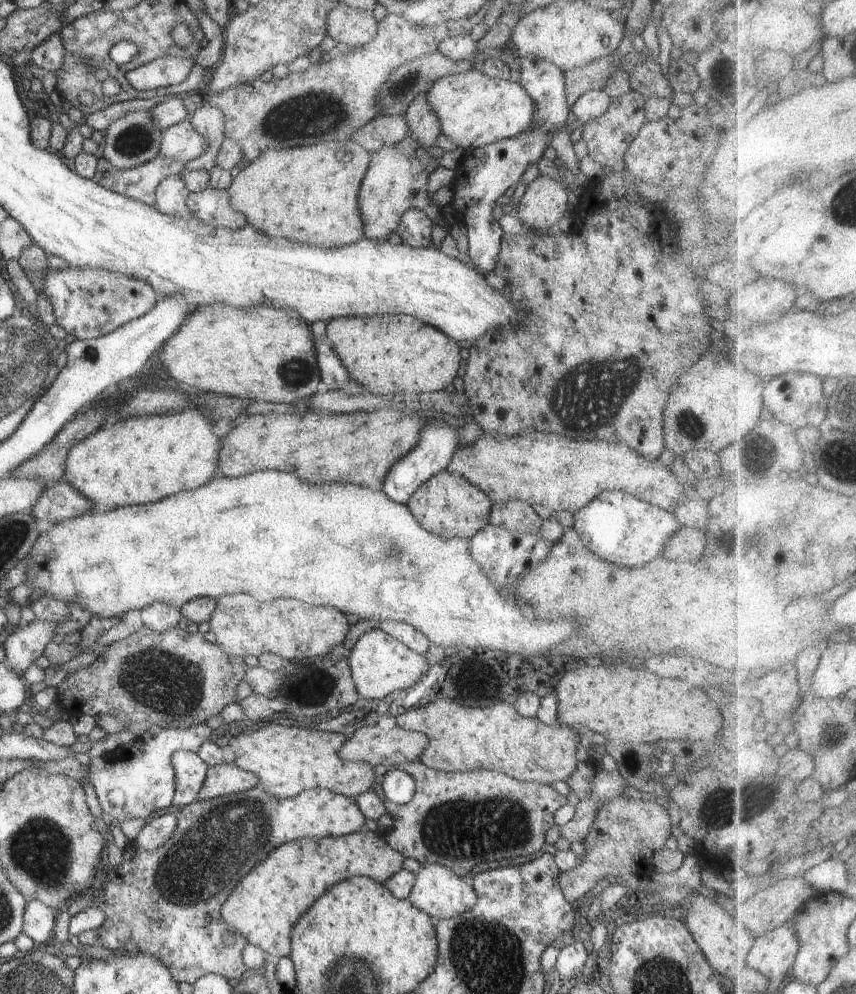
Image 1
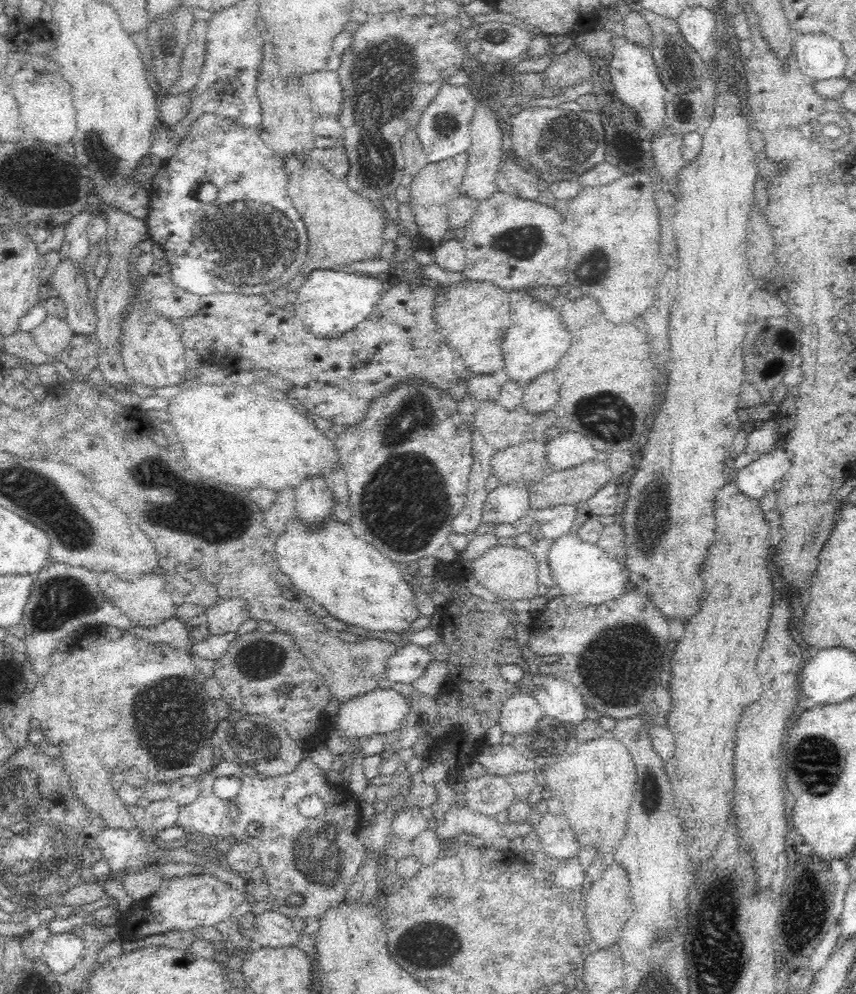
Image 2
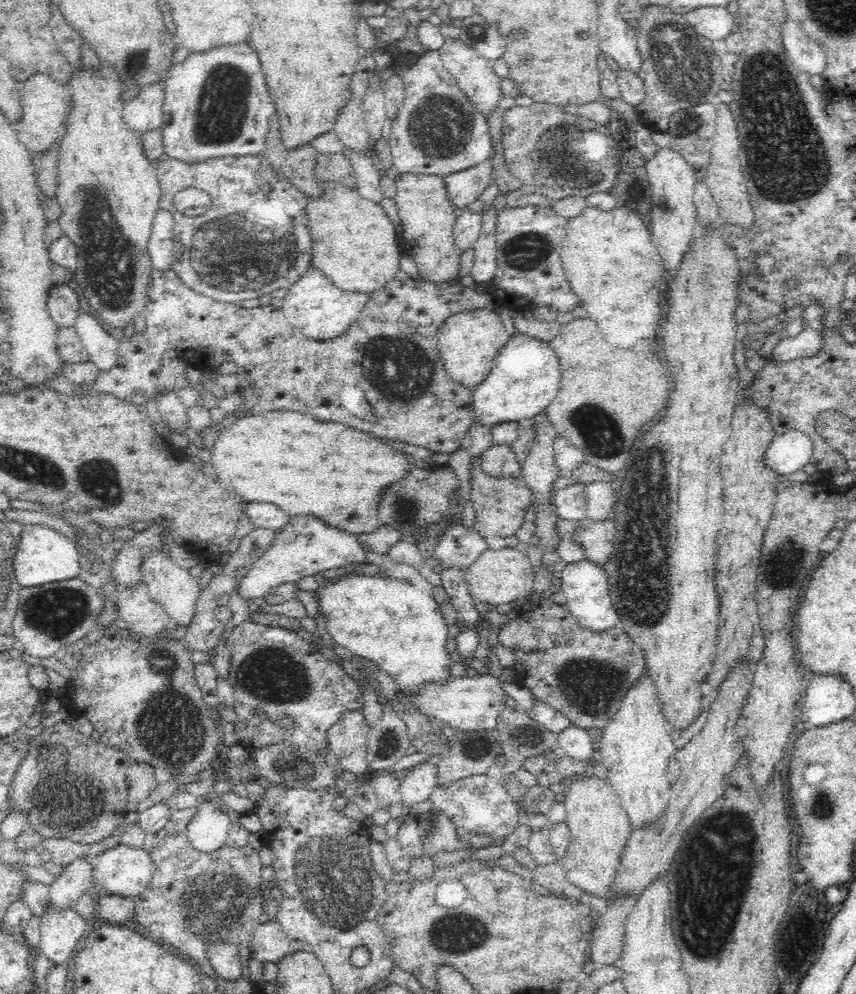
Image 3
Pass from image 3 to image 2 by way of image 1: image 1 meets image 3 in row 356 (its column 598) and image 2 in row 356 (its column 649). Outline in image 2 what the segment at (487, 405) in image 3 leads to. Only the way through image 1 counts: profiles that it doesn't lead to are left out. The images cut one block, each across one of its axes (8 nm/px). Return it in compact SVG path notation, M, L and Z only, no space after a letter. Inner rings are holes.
M522 288L510 293L512 327L504 336L501 349L505 363L505 377L508 382L524 386L544 372L552 372L560 356L570 348L570 334L560 322L560 314L552 305L538 301L528 293L532 288Z

